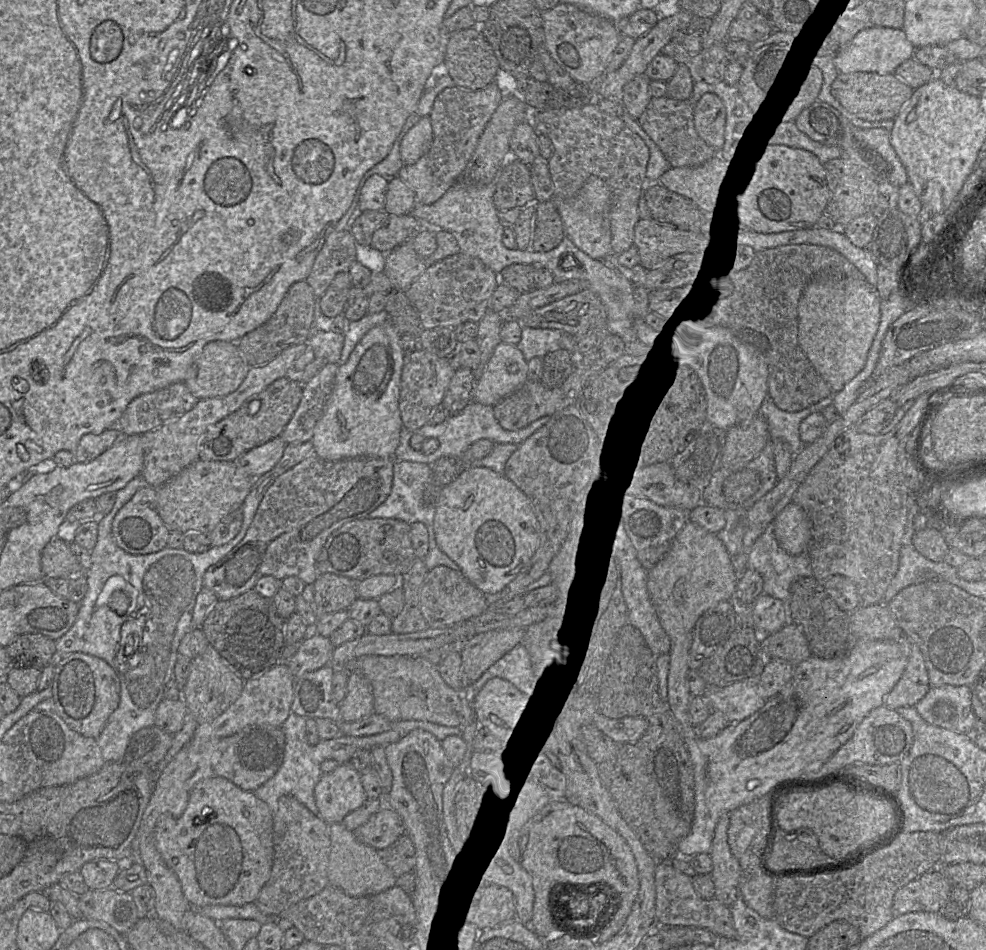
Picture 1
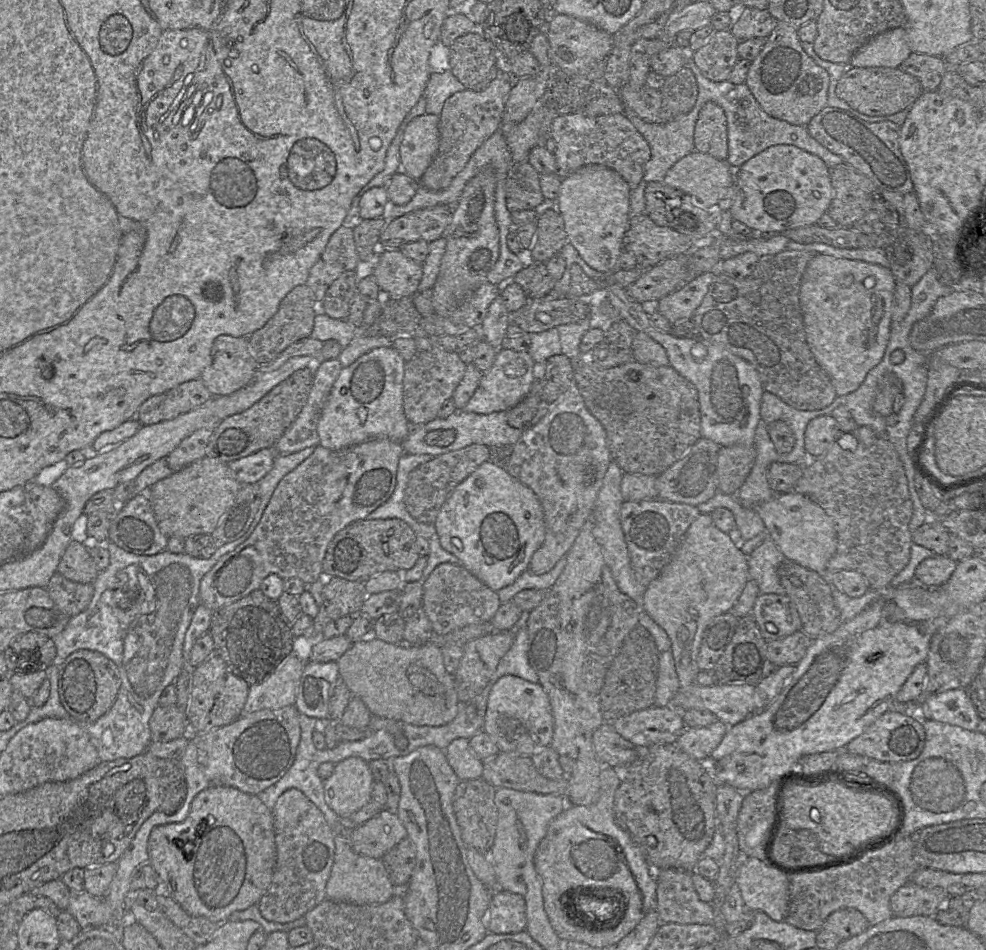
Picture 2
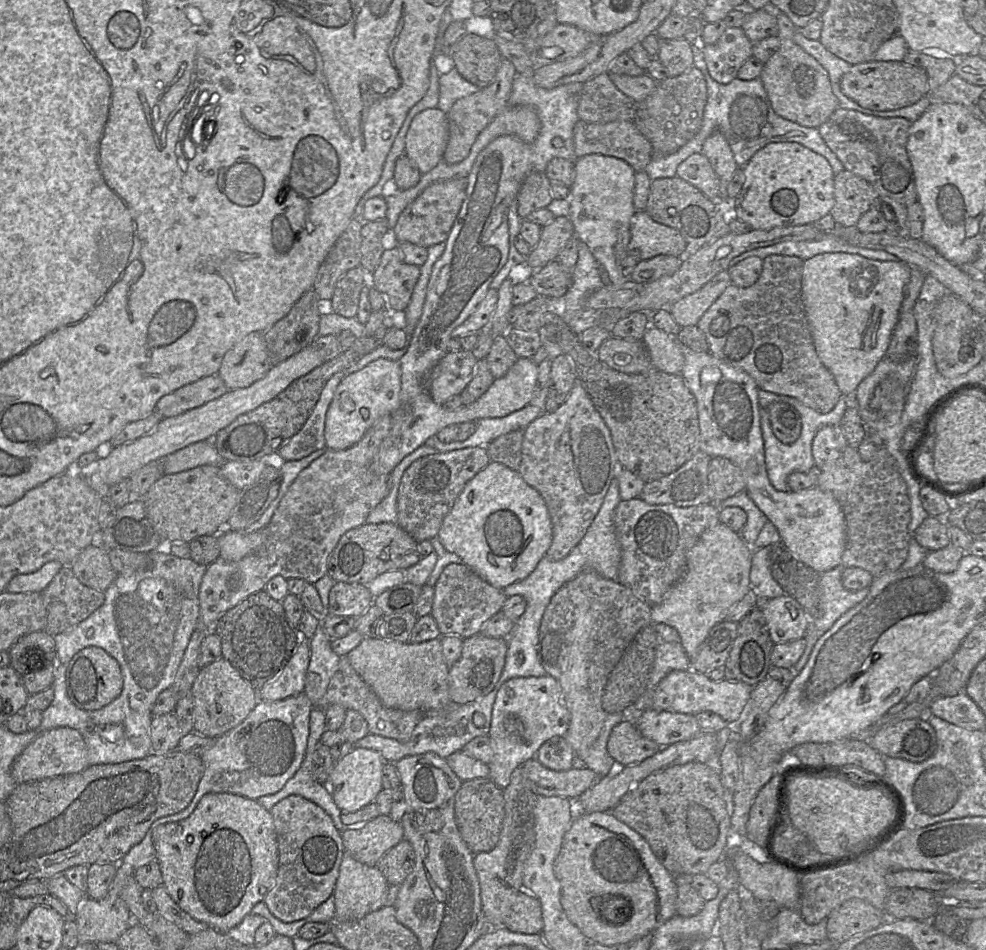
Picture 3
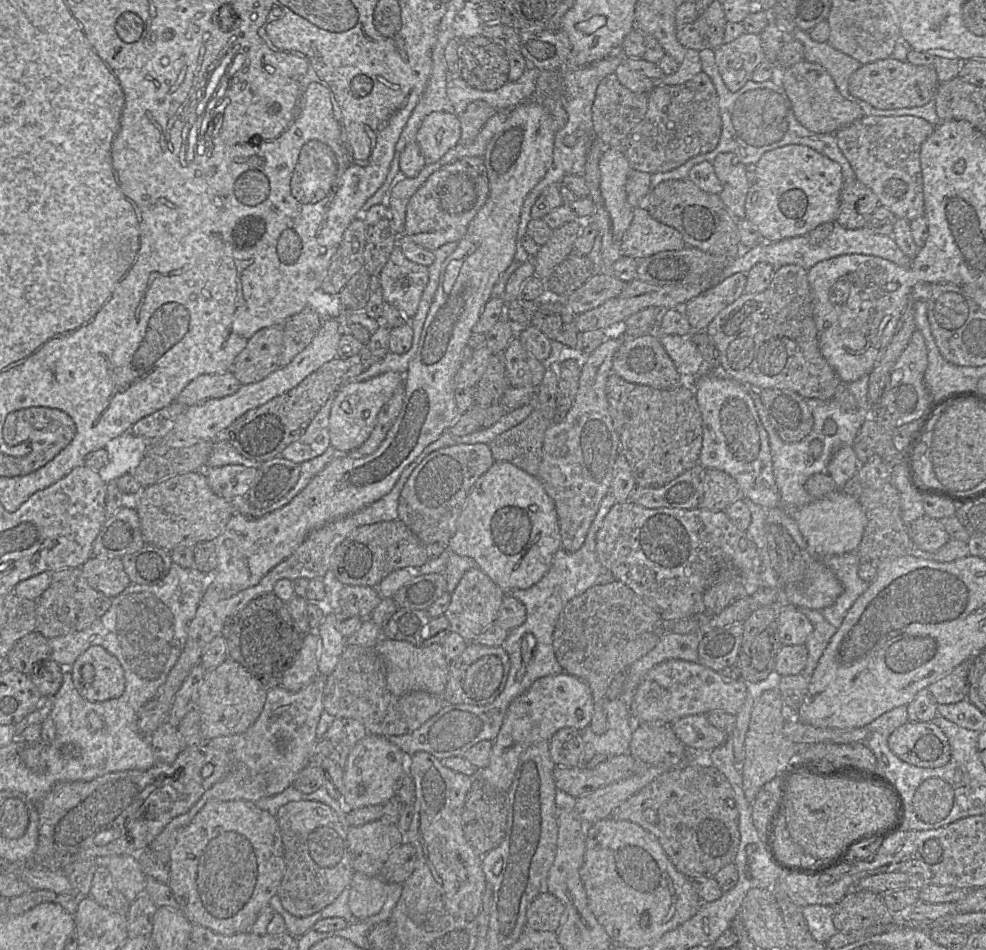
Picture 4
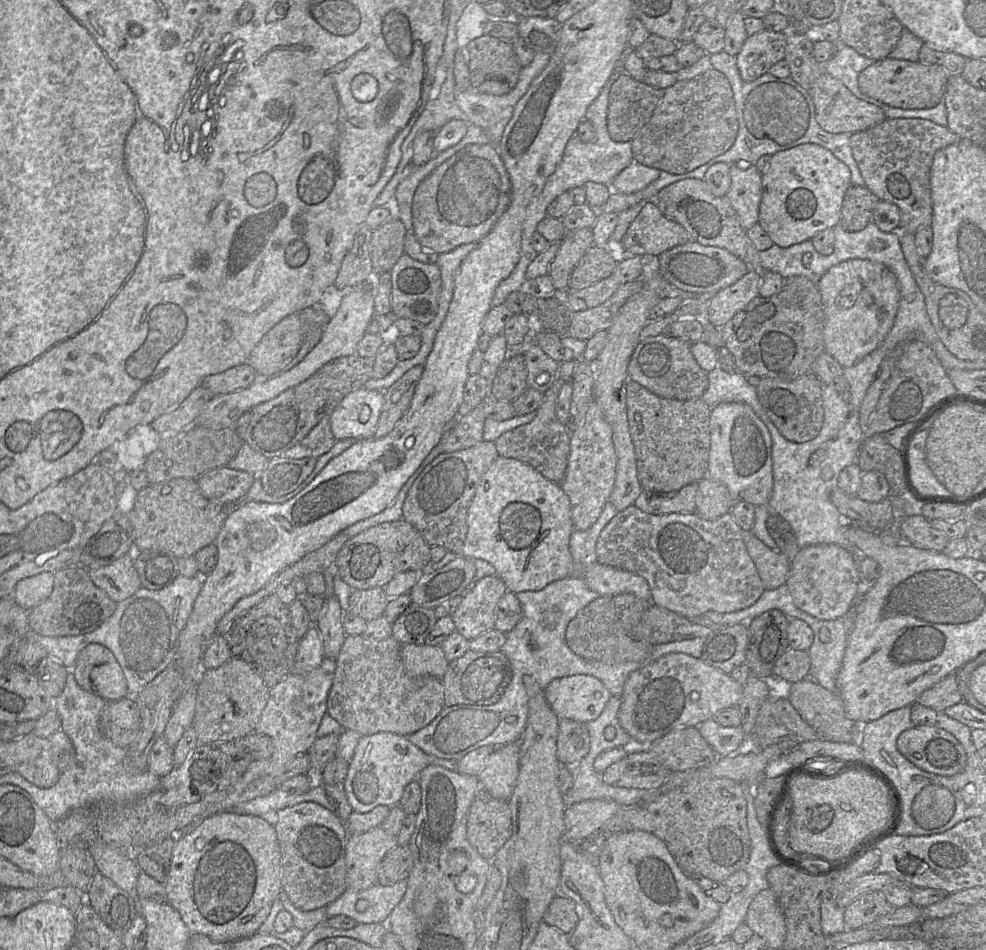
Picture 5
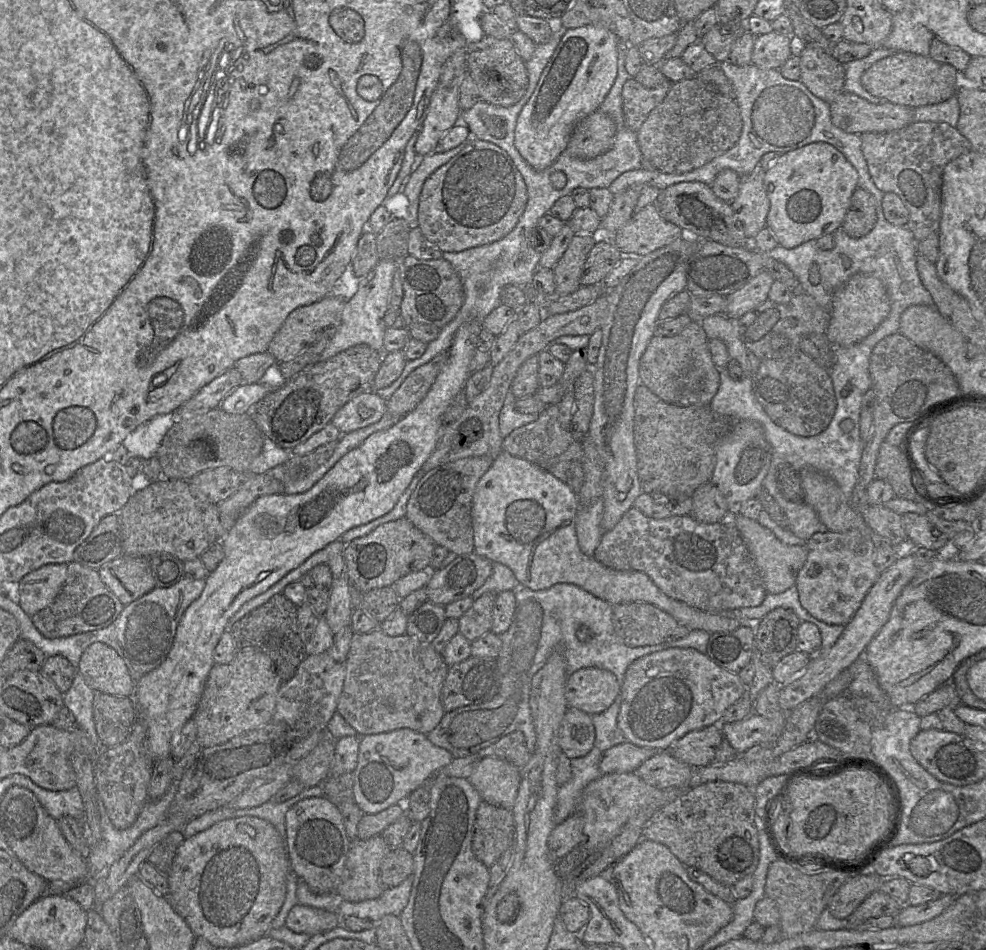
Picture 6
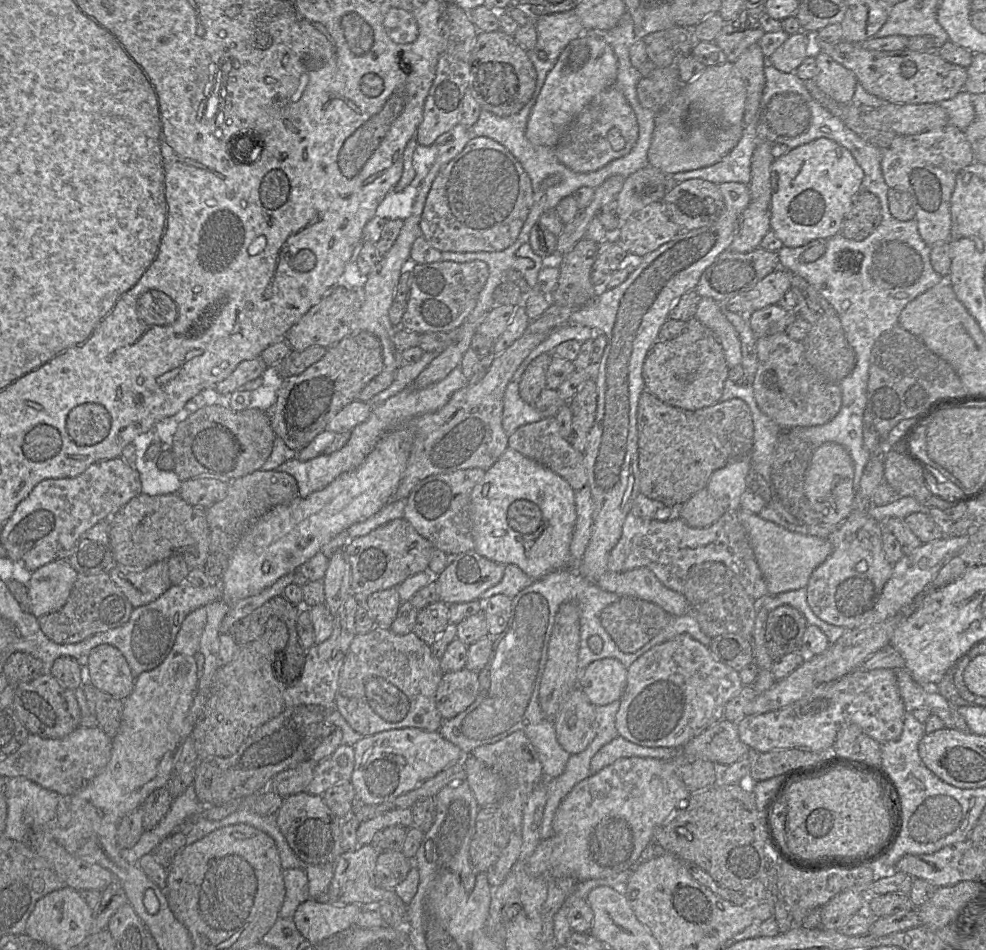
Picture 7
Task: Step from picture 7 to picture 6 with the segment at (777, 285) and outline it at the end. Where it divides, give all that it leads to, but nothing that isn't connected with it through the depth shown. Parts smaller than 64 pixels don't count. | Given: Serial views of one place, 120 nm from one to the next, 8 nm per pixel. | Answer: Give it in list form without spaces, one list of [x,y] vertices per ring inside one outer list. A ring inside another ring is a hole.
[[[762,270],[739,290],[726,296],[725,315],[739,319],[745,313],[756,309],[768,299],[768,293],[775,279]]]

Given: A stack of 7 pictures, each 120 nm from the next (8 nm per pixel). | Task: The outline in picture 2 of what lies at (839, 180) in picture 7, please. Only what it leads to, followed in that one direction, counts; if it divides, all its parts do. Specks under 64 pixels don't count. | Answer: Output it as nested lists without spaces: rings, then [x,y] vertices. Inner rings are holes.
[[[770,146],[735,170],[736,194],[730,214],[761,235],[817,224],[833,199],[829,171],[820,157],[796,146]]]

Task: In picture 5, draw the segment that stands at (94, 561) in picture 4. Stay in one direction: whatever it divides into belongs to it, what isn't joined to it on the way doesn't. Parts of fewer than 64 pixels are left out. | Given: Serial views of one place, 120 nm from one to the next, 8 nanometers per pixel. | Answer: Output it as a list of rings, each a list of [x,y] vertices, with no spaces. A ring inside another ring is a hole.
[[[133,553],[123,555],[107,566],[88,570],[93,583],[115,603],[131,597],[142,587]]]

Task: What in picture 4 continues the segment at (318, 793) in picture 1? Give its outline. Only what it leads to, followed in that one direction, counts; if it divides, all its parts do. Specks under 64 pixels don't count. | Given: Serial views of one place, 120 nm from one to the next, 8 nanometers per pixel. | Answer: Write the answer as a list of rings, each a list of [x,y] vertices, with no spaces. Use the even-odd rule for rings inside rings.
[[[368,734],[350,750],[343,768],[343,799],[348,810],[365,806],[384,805],[394,794],[399,777],[407,772],[408,757],[387,737]]]

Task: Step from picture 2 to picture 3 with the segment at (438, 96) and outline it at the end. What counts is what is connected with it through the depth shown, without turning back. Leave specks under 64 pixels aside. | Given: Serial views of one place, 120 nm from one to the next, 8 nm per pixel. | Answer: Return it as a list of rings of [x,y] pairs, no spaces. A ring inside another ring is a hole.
[[[455,68],[439,76],[439,101],[437,108],[448,113],[460,98],[471,95],[480,88],[466,81]]]

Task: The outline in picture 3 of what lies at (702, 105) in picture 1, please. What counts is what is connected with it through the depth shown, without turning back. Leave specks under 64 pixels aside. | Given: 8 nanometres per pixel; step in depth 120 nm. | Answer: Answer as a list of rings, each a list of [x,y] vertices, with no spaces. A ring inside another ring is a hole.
[[[714,130],[704,141],[701,149],[710,162],[720,181],[720,199],[727,198],[727,188],[733,175],[740,167],[737,165],[730,146],[719,130]]]

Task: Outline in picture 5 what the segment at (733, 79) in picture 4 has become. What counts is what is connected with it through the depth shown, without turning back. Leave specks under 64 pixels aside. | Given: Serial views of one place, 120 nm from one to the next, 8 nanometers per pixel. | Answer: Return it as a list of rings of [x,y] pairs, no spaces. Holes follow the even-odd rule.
[[[762,30],[750,35],[745,40],[740,52],[736,56],[737,67],[744,81],[753,81],[769,72],[770,68],[785,57],[787,36],[784,33]]]

